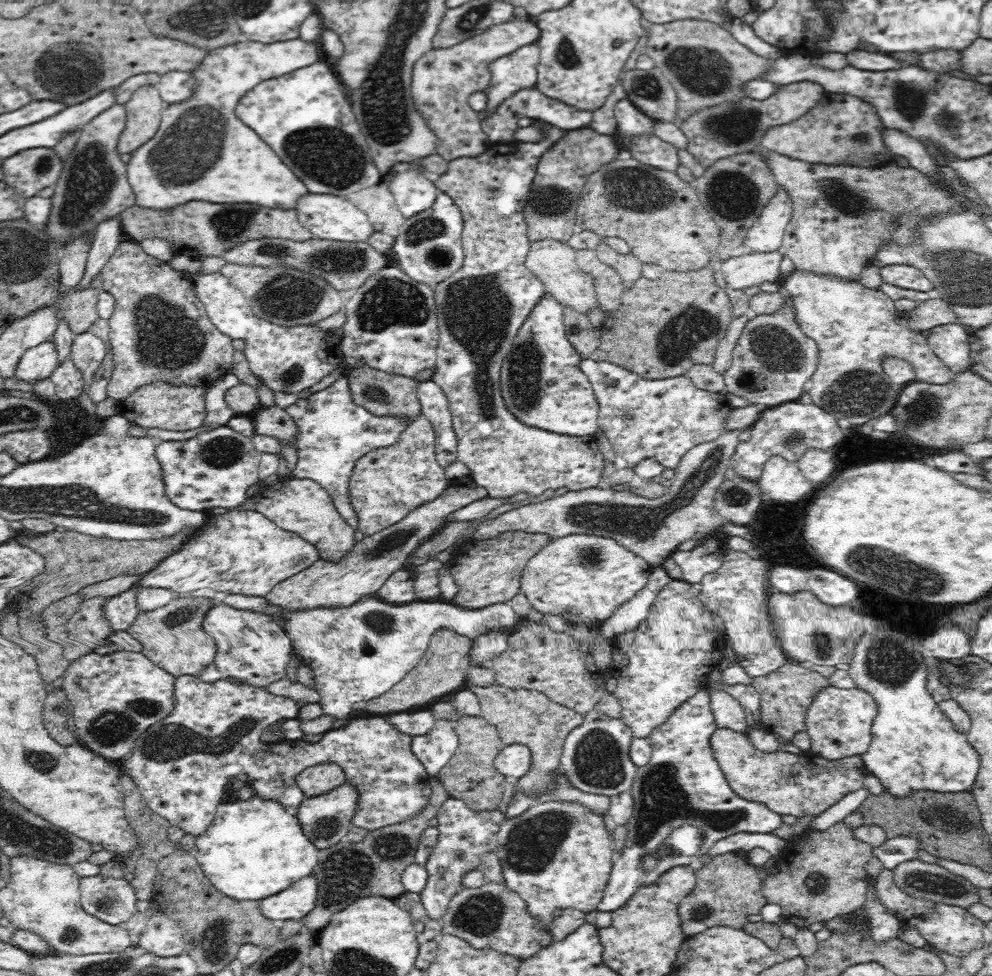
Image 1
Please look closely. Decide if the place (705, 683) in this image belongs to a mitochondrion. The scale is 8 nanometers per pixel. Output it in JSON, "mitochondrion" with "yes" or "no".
{"mitochondrion":"no"}

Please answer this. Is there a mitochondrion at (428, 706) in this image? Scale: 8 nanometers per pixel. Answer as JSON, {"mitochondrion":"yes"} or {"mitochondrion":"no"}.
{"mitochondrion":"no"}

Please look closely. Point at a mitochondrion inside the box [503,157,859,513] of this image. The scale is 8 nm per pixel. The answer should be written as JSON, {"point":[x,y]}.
{"point":[687,335]}

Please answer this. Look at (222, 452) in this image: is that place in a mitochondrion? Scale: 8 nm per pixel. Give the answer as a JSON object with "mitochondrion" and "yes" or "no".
{"mitochondrion":"yes"}

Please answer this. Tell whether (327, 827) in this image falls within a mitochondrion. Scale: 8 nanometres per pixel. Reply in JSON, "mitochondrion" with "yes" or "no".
{"mitochondrion":"yes"}

